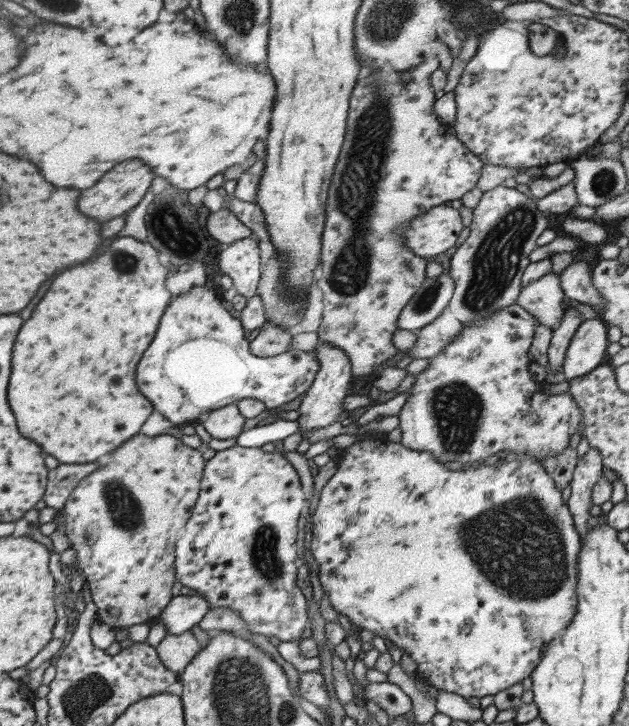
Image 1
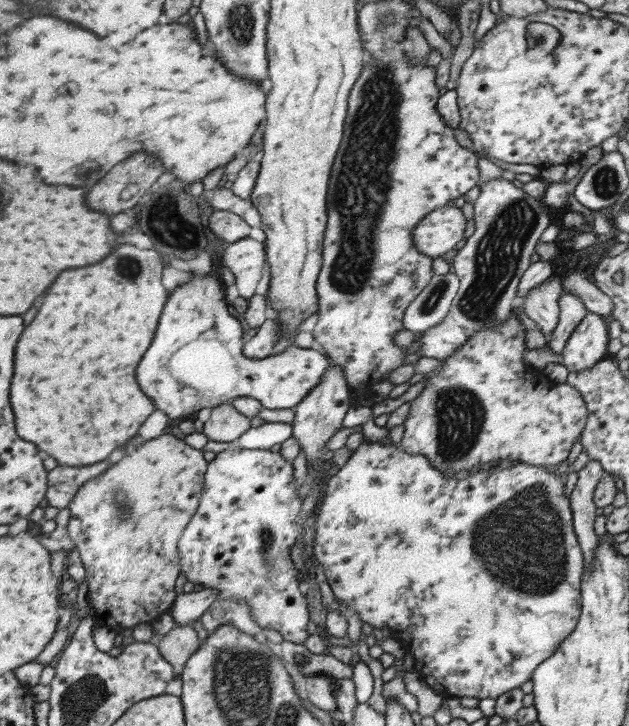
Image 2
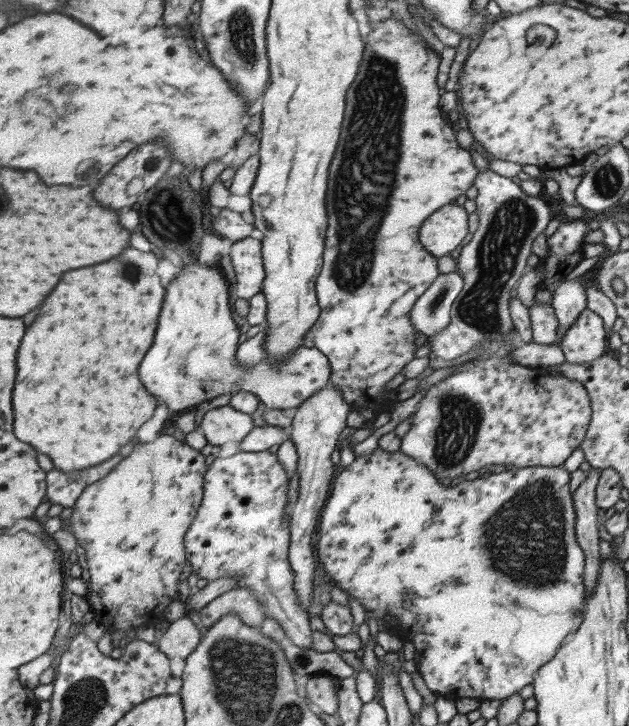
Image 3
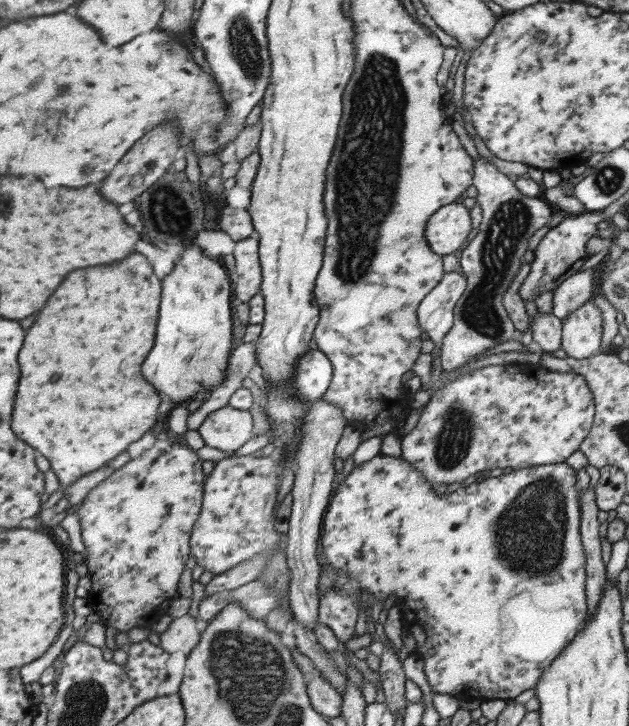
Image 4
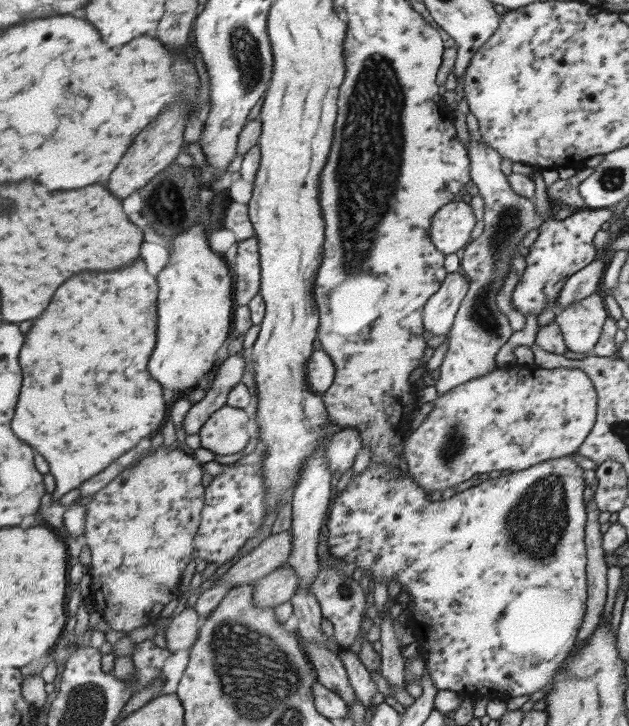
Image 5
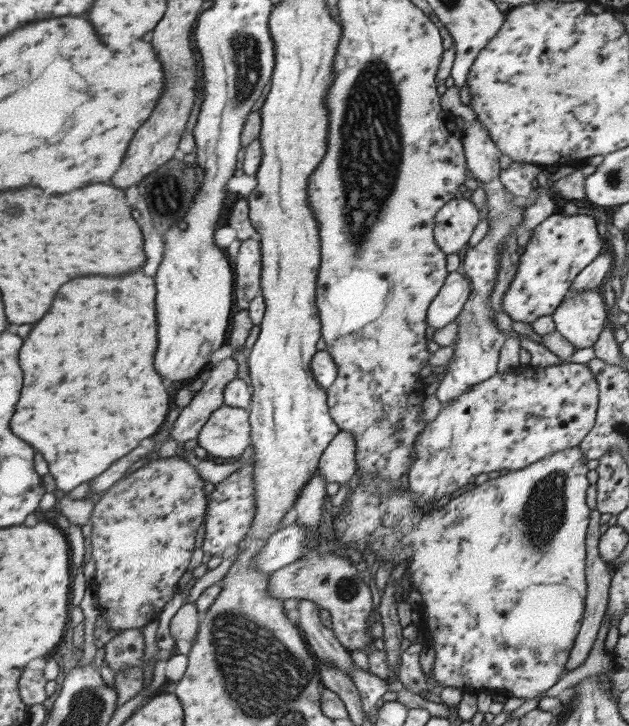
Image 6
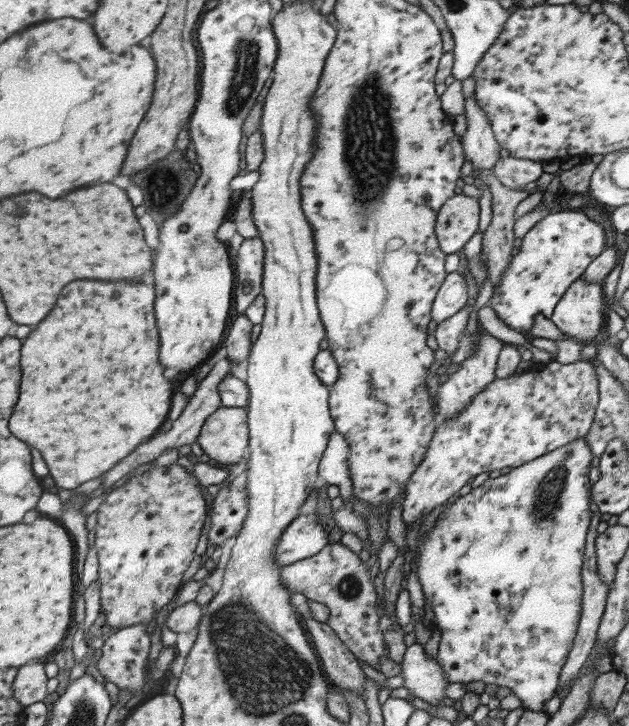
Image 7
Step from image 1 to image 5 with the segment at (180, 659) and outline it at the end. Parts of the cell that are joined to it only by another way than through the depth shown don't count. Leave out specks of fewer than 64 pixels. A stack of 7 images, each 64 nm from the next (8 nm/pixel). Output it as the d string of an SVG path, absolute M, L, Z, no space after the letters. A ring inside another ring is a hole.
M186 607L165 630L167 649L173 652L188 650L194 646L199 635L200 618L194 607Z

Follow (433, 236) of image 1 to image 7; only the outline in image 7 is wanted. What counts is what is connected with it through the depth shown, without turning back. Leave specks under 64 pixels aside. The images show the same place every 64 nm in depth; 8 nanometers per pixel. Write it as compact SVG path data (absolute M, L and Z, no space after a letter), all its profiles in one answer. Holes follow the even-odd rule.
M461 194L451 196L438 211L435 235L446 255L459 253L478 230L479 199Z

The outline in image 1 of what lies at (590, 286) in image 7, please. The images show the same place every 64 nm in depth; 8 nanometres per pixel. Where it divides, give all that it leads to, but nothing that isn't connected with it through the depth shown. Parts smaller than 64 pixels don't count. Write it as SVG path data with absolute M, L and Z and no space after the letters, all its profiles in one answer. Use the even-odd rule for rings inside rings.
M600 316L584 321L576 329L563 362L566 381L588 375L608 359L606 347L610 342L607 329Z

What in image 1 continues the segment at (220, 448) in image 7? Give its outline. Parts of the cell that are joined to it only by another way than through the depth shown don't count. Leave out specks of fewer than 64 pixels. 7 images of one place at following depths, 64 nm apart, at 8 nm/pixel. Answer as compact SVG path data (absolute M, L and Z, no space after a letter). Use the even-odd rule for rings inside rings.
M236 403L229 404L224 408L212 410L208 418L203 422L206 432L211 438L236 438L242 431L247 418L241 415Z

